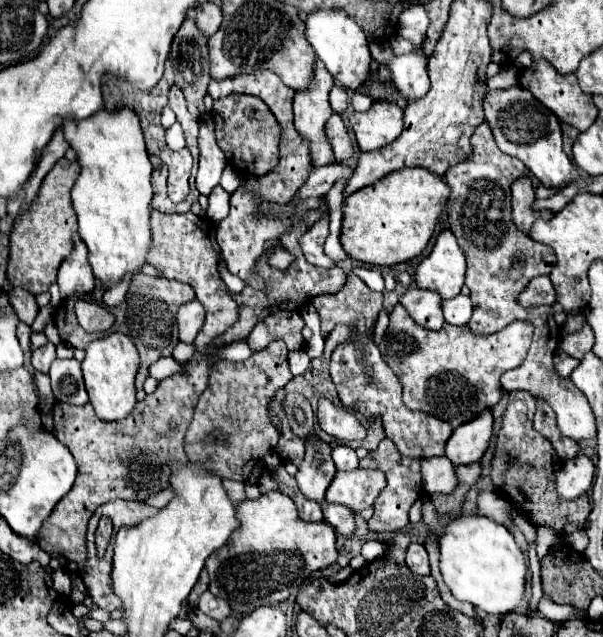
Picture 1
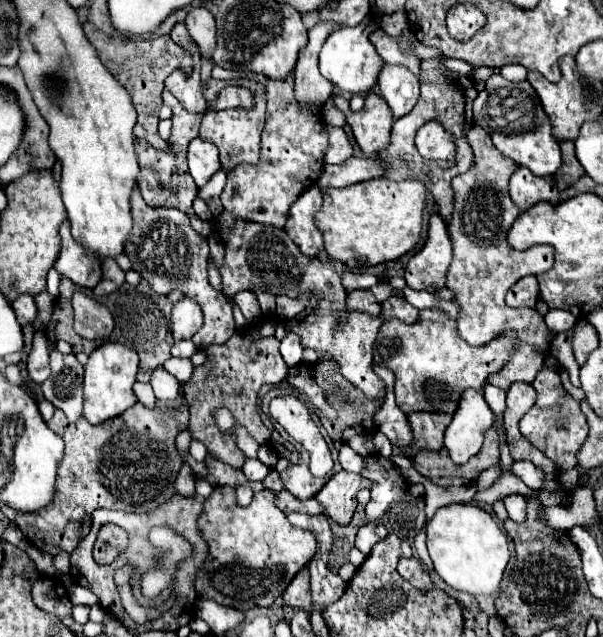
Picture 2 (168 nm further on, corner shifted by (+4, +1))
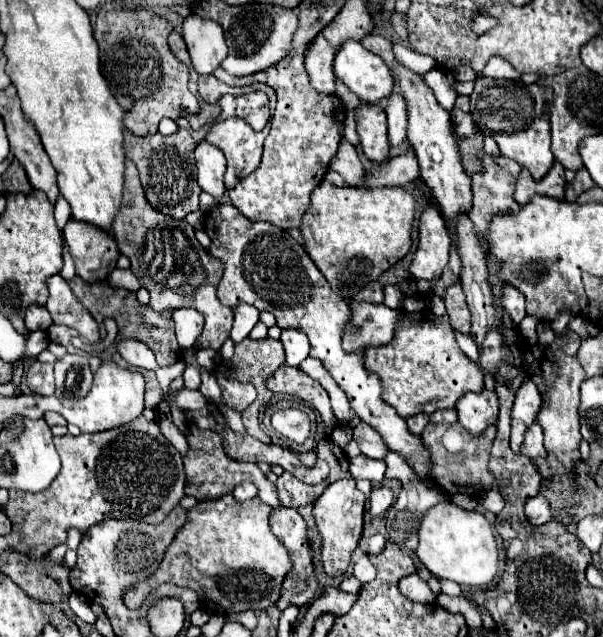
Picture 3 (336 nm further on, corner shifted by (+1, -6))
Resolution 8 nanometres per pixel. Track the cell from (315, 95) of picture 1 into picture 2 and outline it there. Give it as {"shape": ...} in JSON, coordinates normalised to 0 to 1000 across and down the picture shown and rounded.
{"shape":[[[527,33],[511,49],[511,68],[501,74],[501,83],[494,83],[494,99],[488,105],[488,121],[491,121],[488,146],[498,162],[507,162],[507,165],[537,162],[551,152],[554,133],[531,118],[527,83],[534,77],[534,64],[541,64],[541,58],[564,42],[567,39],[554,33]]]}

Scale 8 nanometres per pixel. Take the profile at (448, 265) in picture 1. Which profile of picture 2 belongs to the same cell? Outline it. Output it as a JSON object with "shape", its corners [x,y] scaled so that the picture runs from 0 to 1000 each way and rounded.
{"shape":[[[730,338],[713,341],[703,388],[677,410],[670,438],[680,454],[723,457],[740,447],[740,425],[750,410],[750,381]]]}

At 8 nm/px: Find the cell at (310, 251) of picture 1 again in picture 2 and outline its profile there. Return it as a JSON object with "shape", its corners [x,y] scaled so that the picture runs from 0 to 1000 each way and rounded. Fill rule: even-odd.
{"shape":[[[524,290],[507,297],[481,327],[471,356],[474,366],[481,369],[481,375],[511,403],[524,403],[527,397],[537,394],[537,388],[534,388],[537,385],[534,381],[534,366],[527,363],[527,356],[521,350],[521,331],[531,328],[532,312],[534,303],[531,303],[531,297]],[[519,312],[529,312],[529,320],[519,319]],[[507,323],[511,328],[506,327]]]}

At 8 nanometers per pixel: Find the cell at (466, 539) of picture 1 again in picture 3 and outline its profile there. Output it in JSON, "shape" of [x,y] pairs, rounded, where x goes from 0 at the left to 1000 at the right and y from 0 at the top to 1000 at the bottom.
{"shape":[[[745,785],[725,791],[705,807],[695,826],[692,873],[718,904],[728,911],[751,911],[768,926],[781,929],[811,923],[828,895],[828,863],[808,813],[788,801],[768,801]]]}

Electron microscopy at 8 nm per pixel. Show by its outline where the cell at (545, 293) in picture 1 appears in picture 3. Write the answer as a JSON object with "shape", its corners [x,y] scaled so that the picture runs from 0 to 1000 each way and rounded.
{"shape":[[[841,449],[834,458],[834,484],[844,490],[847,502],[854,509],[861,509],[874,490],[871,490],[871,465],[864,465],[864,458],[854,449]]]}

